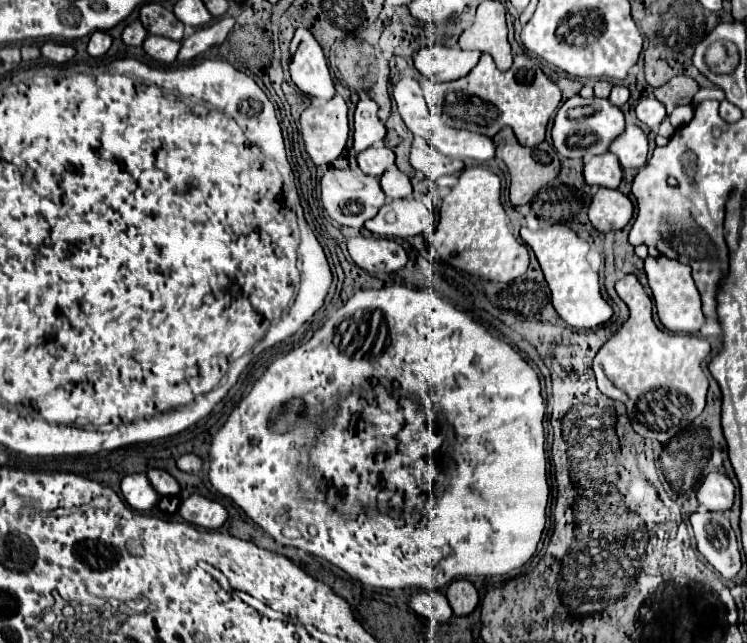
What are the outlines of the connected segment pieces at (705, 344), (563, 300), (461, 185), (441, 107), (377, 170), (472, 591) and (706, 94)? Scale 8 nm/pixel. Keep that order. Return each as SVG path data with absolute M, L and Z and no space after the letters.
M625 275L615 289L631 315L593 359L597 386L603 395L627 405L635 433L667 443L685 431L705 409L709 379L703 365L711 353L711 345L707 339L695 335L685 337L659 329L653 321L653 303L635 275Z
M555 223L547 229L539 229L539 231L521 229L521 239L533 249L533 253L543 269L545 281L551 289L553 307L567 325L577 327L577 329L593 329L611 319L613 309L601 295L599 275L587 263L589 243L579 239L577 233L563 223Z
M467 167L459 183L449 191L439 209L439 223L431 239L435 253L449 265L491 281L507 283L525 275L529 267L527 247L509 231L507 215L501 205L499 177L485 167Z
M483 53L471 75L465 75L455 83L439 83L435 85L435 91L435 113L449 127L495 137L501 127L509 125L521 145L533 148L545 139L547 123L561 101L561 89L527 55L517 55L509 71L499 71L493 63L493 57Z
M377 143L377 145L371 145L369 149L361 151L357 155L357 163L365 175L379 177L387 171L387 167L391 167L395 163L395 153L389 147L385 147L383 143Z
M457 579L447 587L447 599L457 617L471 615L479 605L479 593L467 579Z
M712 86L709 87L700 87L699 91L693 97L692 103L693 105L699 104L701 101L705 99L716 99L719 102L726 99L725 93L720 88Z

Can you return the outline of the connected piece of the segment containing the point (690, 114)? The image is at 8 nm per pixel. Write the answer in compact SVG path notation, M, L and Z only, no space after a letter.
M691 104L677 107L667 119L675 129L688 124L694 117L696 106Z

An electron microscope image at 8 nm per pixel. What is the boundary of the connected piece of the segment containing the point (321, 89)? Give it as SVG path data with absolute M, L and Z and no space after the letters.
M305 27L297 29L291 41L289 73L299 91L303 91L307 97L329 101L335 95L335 87L321 45Z

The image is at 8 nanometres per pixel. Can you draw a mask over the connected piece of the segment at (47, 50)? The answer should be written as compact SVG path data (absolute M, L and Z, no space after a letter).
M49 41L41 47L41 55L53 63L65 63L69 59L73 59L75 55L75 49L69 45L69 43L55 43L55 41Z

